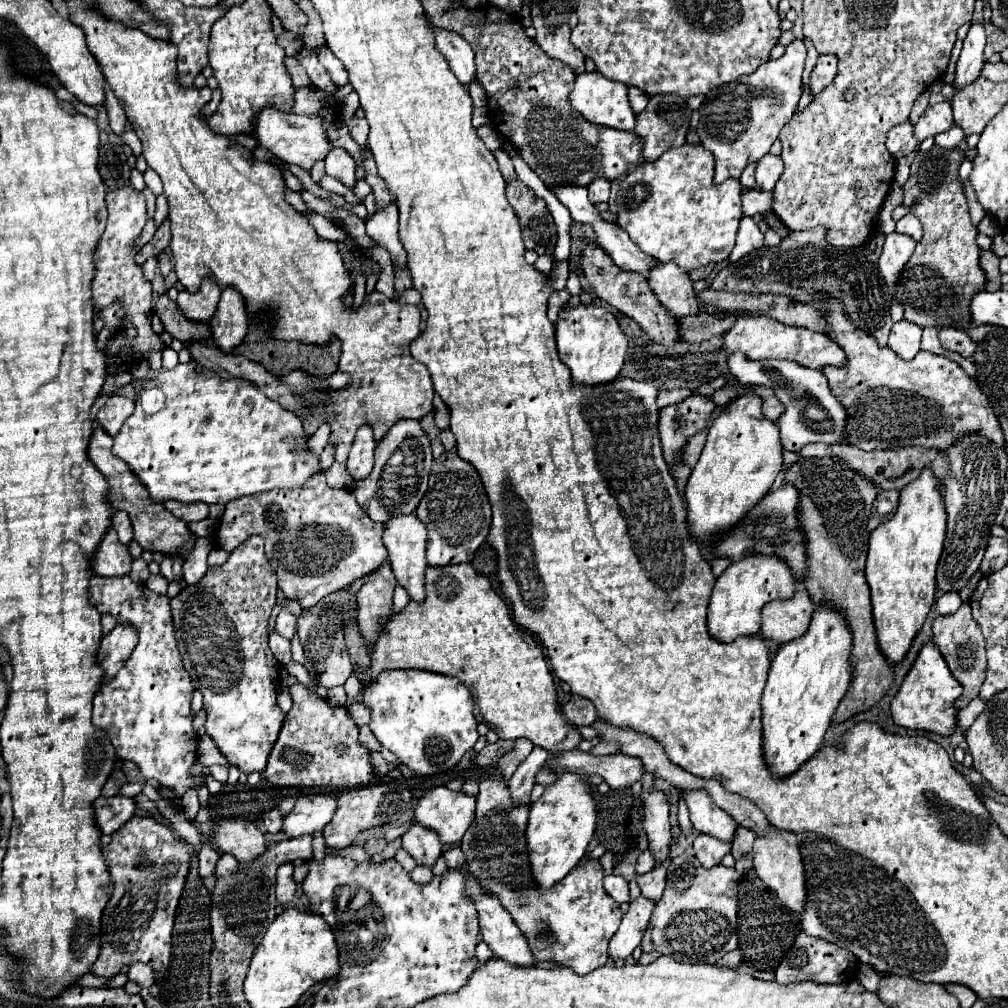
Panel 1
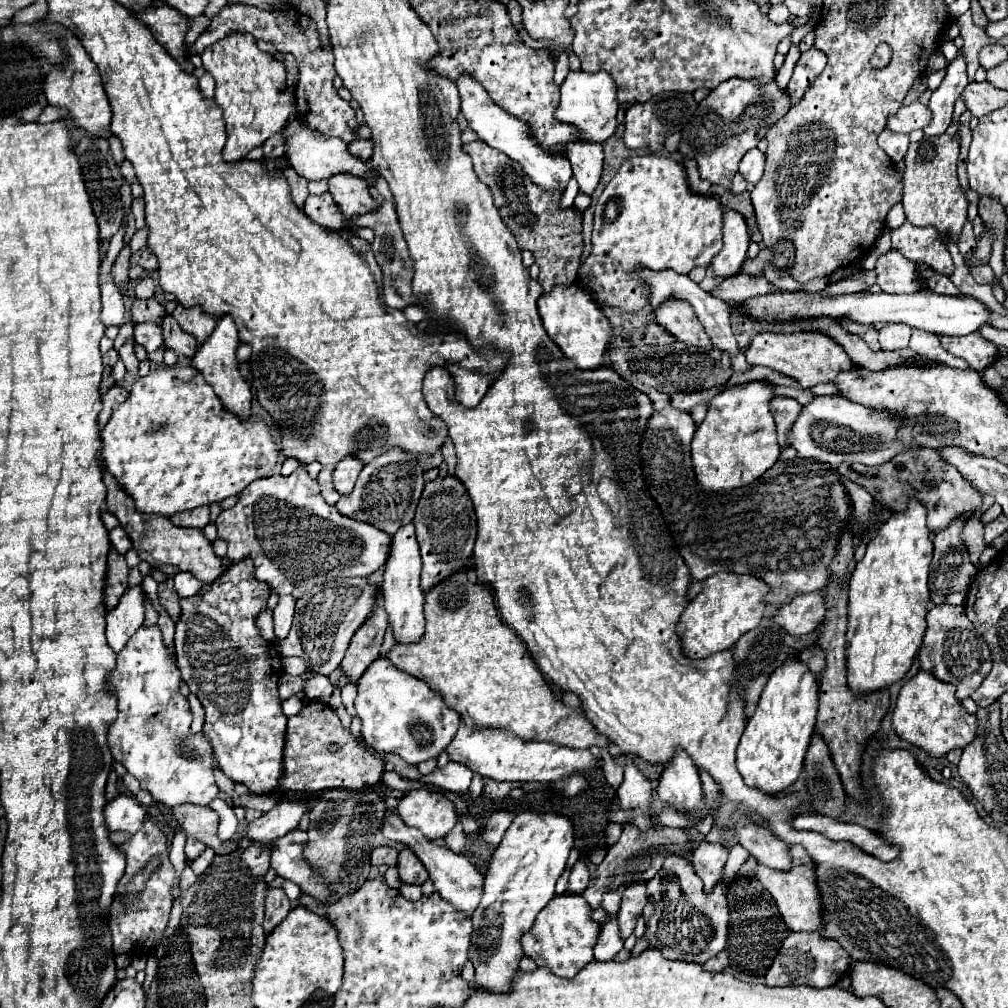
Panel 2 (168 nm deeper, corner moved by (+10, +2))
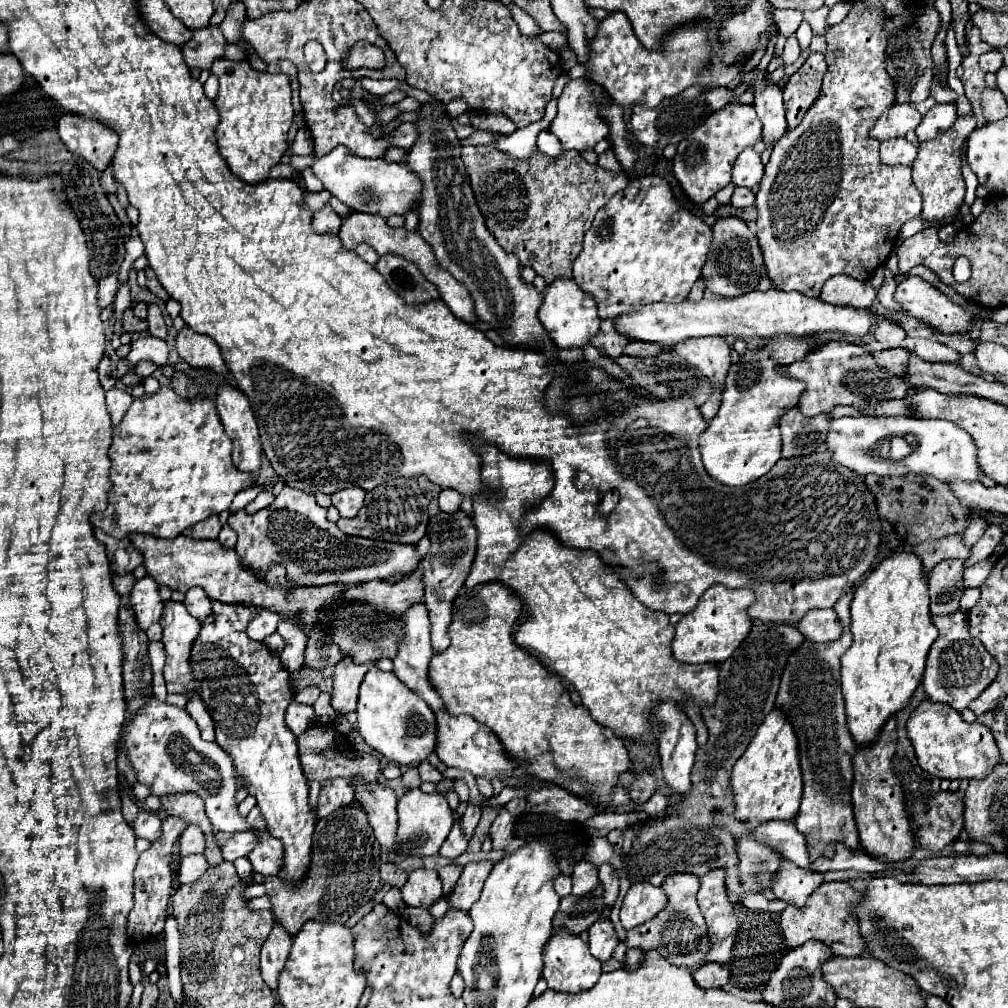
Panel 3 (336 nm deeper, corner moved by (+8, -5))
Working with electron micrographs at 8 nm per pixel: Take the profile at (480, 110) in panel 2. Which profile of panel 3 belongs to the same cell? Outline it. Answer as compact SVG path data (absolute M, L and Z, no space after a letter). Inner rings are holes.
M552 99L548 103L548 109L546 109L546 117L538 123L532 123L528 127L522 127L518 129L516 133L510 133L510 135L500 135L498 141L496 141L496 149L500 149L502 153L508 153L510 157L528 157L530 153L536 151L536 137L542 129L548 129L552 119L556 115L556 99Z

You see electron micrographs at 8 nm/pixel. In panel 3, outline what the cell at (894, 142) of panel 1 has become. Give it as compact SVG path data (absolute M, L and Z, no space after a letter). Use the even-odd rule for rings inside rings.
M904 137L888 139L880 145L880 159L886 165L912 165L916 159L916 147Z

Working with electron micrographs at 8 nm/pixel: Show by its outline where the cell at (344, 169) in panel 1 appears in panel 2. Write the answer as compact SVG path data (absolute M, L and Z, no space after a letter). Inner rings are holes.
M348 172L332 174L328 178L328 192L346 216L344 228L350 226L350 218L354 214L366 214L374 210L374 206L378 206L368 194L368 184L362 178Z

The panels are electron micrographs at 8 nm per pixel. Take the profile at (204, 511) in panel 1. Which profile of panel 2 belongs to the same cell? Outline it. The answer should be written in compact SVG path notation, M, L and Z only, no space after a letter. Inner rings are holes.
M198 506L194 510L184 510L184 512L176 512L170 516L170 522L176 524L176 526L190 526L190 528L204 528L210 518L210 508L208 506Z

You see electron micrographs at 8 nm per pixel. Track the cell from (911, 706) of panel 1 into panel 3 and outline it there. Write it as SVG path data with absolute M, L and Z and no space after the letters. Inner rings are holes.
M922 701L908 721L908 735L916 749L918 765L940 779L984 779L1002 763L992 731L980 723L970 725L962 721L960 713L952 711L948 705Z

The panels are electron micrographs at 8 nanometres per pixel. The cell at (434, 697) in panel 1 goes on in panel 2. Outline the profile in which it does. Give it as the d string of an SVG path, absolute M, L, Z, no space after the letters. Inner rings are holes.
M376 658L358 680L356 714L362 720L362 736L368 746L380 752L394 752L408 764L438 758L454 740L460 728L460 714L446 706L444 698L420 678L394 668L386 658Z

